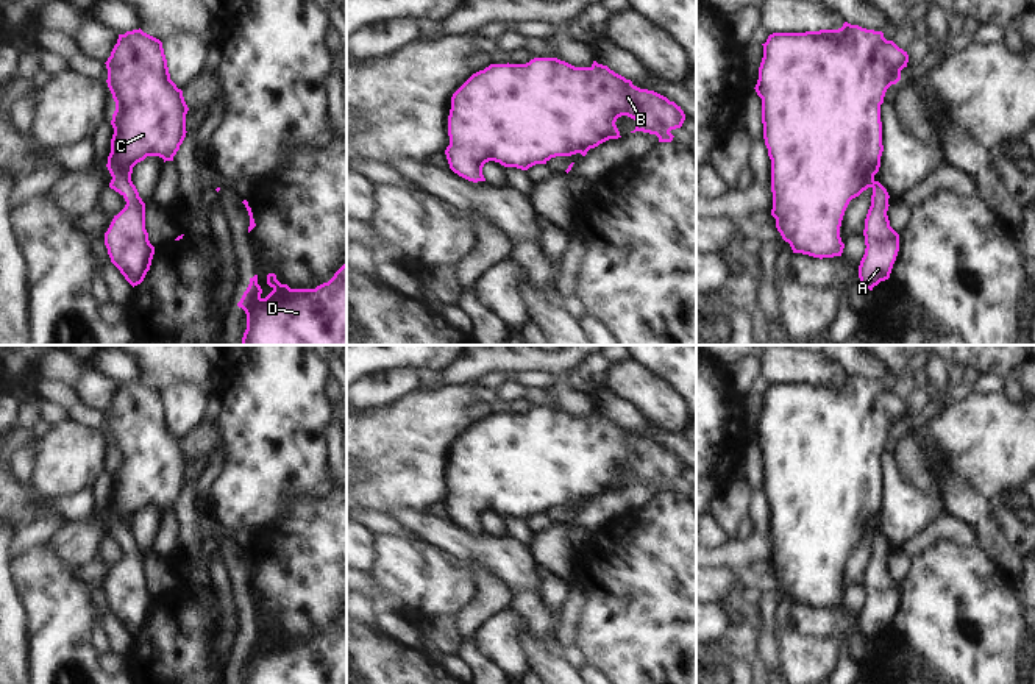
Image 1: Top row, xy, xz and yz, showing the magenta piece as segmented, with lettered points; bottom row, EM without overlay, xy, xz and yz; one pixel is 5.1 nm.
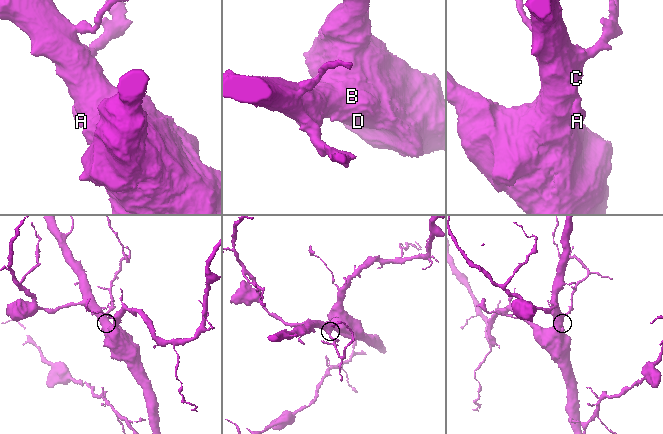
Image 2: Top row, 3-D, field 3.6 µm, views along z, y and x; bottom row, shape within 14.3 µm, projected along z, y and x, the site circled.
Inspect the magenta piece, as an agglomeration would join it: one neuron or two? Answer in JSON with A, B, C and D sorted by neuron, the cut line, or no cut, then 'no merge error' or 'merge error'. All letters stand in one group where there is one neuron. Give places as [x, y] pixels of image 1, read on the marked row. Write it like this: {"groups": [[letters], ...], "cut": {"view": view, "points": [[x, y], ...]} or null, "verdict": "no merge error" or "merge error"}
{"groups": [["A", "B", "C", "D"]], "cut": null, "verdict": "no merge error"}

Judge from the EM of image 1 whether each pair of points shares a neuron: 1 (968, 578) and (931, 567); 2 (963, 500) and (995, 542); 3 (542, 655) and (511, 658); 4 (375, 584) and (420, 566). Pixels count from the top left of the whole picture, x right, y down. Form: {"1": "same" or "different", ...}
{"1": "same", "2": "same", "3": "different", "4": "different"}

